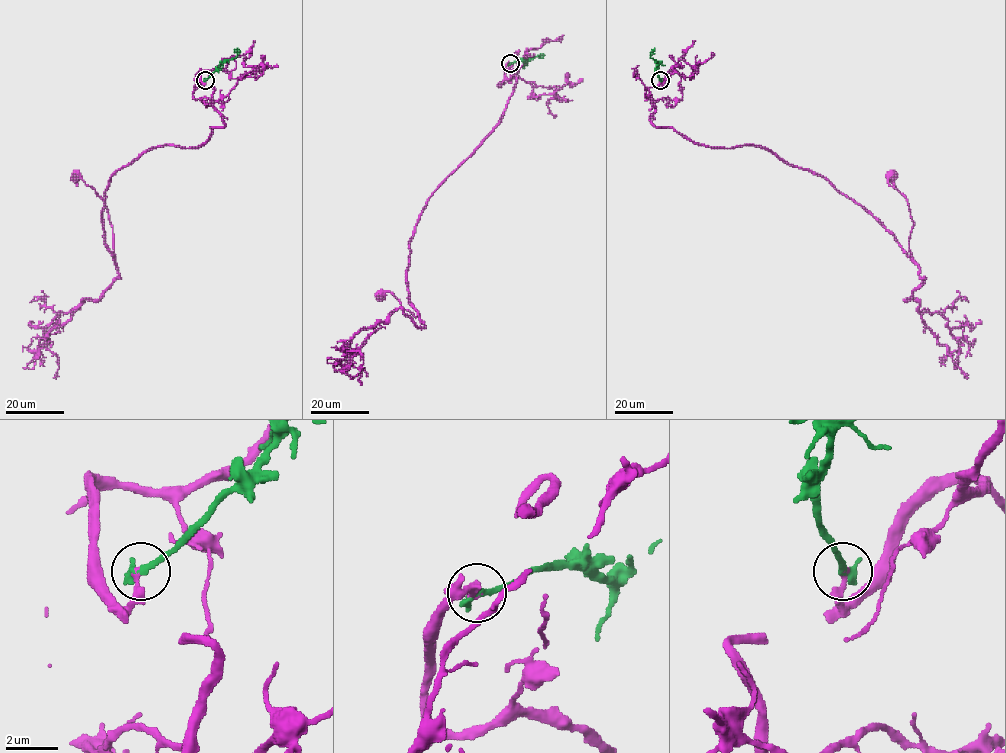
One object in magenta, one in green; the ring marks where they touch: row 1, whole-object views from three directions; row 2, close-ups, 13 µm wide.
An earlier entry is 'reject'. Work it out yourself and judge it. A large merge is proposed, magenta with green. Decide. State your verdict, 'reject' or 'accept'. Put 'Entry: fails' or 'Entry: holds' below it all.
reject
Entry: holds

